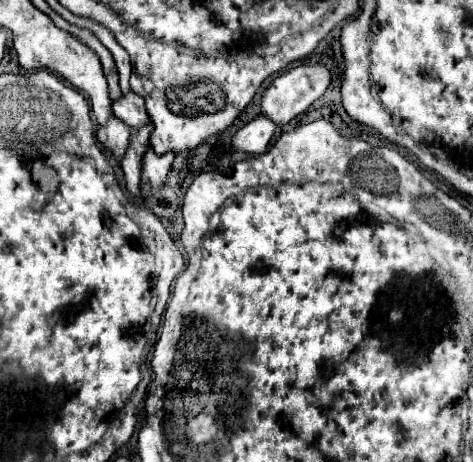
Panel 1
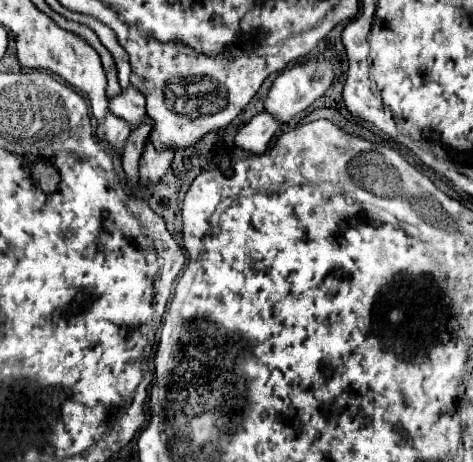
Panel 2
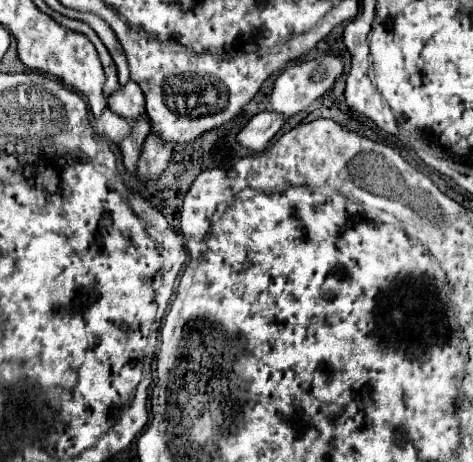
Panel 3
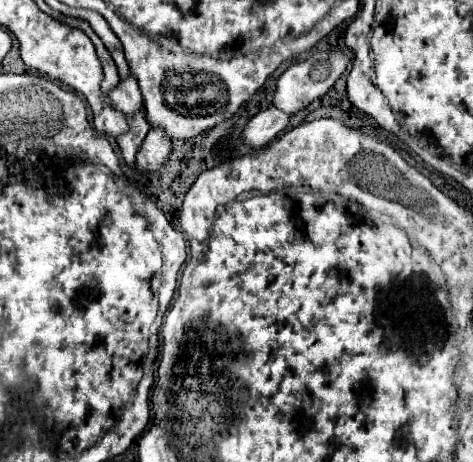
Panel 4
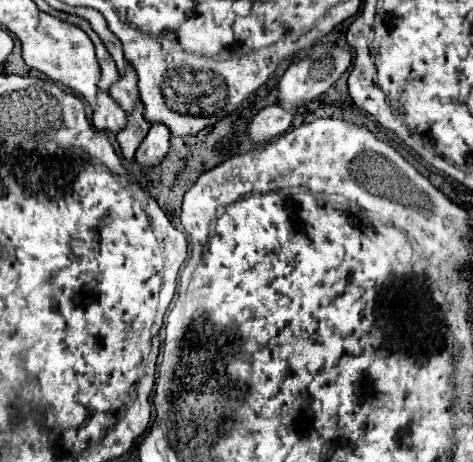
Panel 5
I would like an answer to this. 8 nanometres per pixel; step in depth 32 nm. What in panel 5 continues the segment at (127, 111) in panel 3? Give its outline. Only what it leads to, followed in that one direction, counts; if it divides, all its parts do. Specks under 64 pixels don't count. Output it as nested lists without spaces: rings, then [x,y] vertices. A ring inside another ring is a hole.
[[[128,64],[128,72],[124,76],[120,76],[120,80],[116,84],[112,84],[110,94],[112,98],[122,106],[124,112],[130,112],[134,108],[134,102],[138,100],[138,86],[136,86],[138,78],[134,68]]]

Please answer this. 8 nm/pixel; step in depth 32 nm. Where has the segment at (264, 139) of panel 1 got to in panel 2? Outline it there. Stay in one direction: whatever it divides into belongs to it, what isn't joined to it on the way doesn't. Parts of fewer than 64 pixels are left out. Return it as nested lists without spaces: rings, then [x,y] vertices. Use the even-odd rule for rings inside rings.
[[[262,112],[238,130],[234,142],[236,142],[236,146],[240,146],[248,152],[262,154],[268,148],[268,142],[272,140],[272,136],[276,134],[278,128],[280,128],[280,122],[272,114]]]

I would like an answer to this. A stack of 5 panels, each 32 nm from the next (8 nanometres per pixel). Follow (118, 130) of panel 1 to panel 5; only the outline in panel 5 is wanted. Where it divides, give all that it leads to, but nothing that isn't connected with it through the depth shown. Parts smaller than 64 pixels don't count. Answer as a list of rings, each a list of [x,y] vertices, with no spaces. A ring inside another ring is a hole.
[[[100,90],[98,92],[98,108],[94,110],[94,128],[98,130],[110,130],[110,132],[118,132],[126,126],[126,112],[120,108],[120,104],[116,104],[116,100]]]

